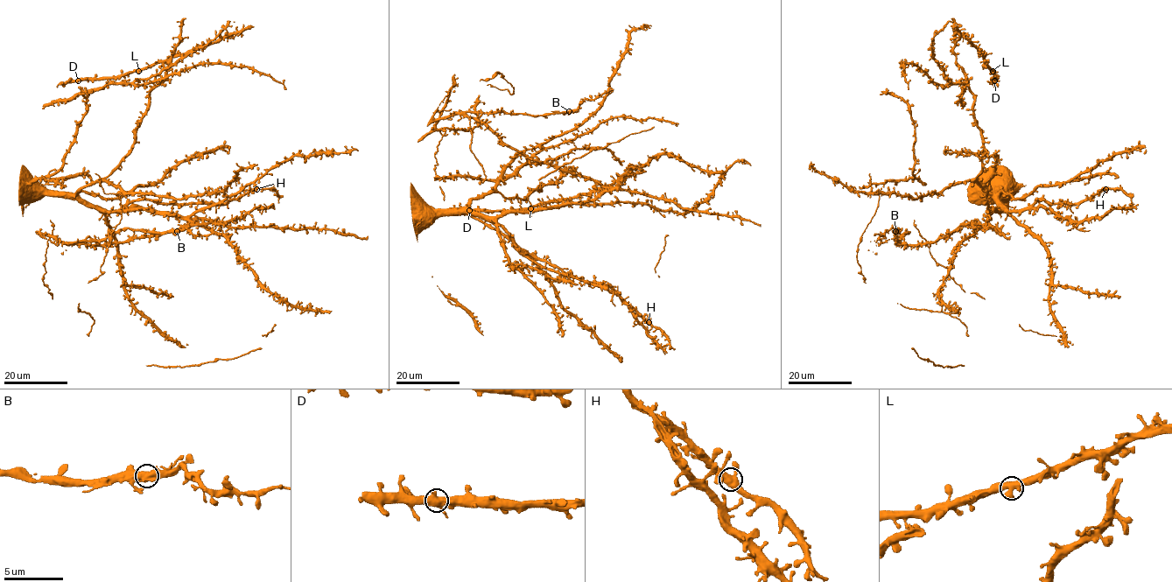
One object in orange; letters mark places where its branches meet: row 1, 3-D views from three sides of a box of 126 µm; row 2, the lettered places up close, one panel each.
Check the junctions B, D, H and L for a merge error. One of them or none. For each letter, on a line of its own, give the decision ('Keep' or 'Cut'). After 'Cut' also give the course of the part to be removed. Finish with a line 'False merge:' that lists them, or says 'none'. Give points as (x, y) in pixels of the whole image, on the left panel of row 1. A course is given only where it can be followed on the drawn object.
B: Keep
D: Keep
H: Keep
L: Keep
False merge: none

